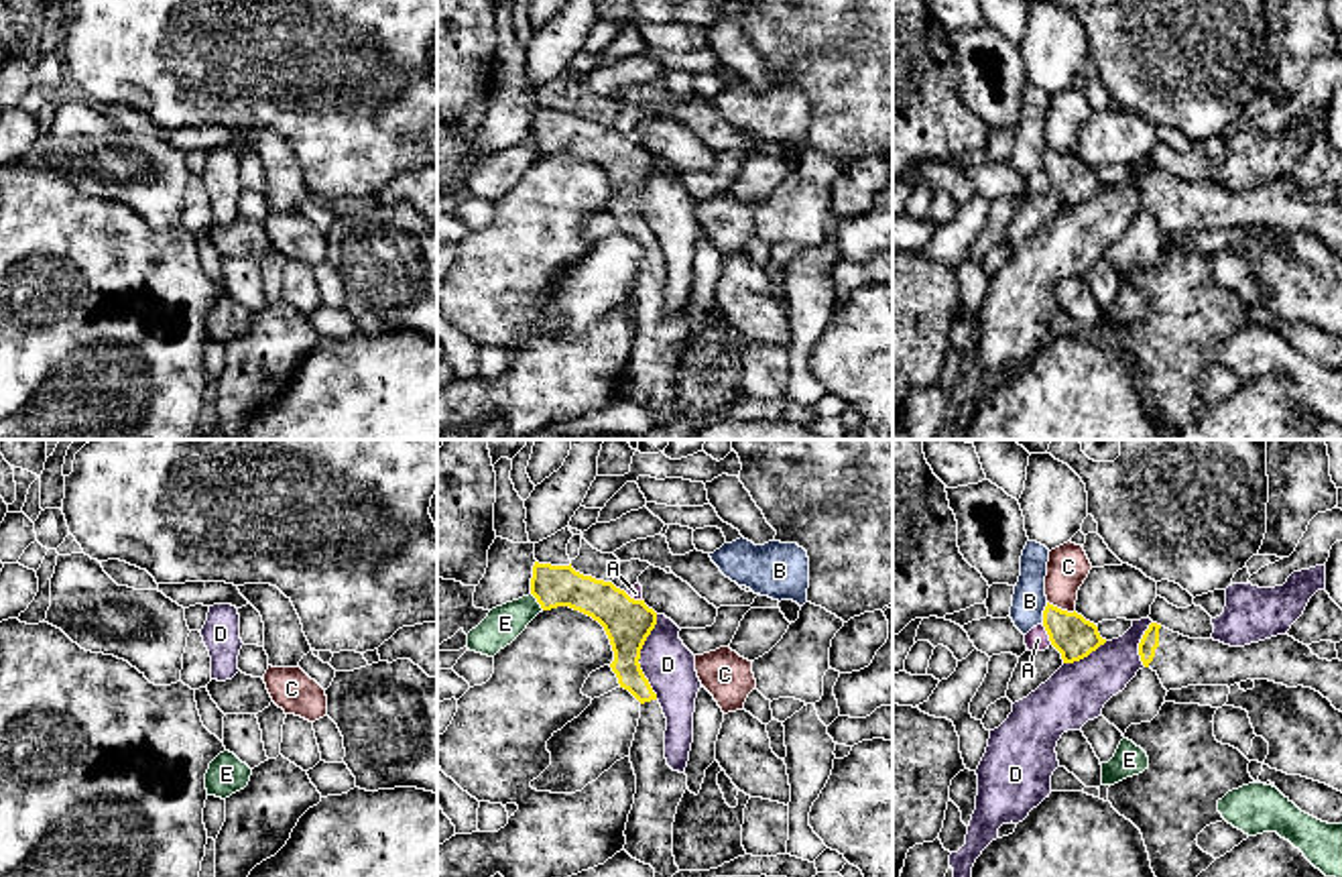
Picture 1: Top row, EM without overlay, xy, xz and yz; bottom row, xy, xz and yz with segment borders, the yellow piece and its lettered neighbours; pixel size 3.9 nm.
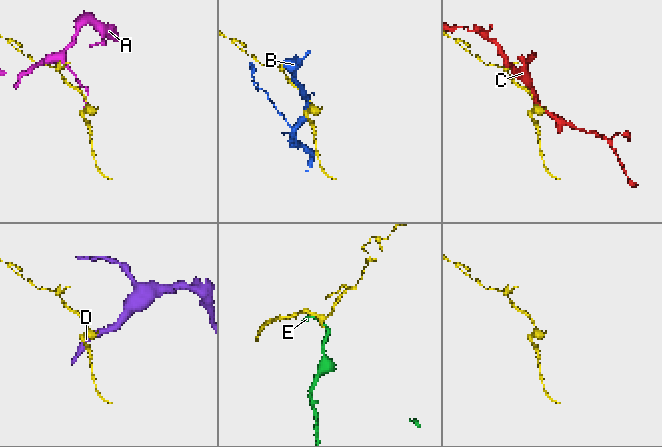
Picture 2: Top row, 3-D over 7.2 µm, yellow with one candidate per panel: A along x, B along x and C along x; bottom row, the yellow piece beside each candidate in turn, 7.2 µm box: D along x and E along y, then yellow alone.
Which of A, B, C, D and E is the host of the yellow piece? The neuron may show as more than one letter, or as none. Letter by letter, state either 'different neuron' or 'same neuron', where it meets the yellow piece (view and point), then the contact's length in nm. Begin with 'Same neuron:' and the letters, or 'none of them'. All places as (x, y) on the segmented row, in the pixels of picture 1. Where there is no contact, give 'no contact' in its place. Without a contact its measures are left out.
Same neuron: none of them
A: different neuron; contact yz (1048, 633); length 100 nm
B: different neuron; contact yz (1044, 613); length 80 nm
C: different neuron; contact yz (1060, 609); length 120 nm
D: different neuron; contact xz (639, 658); length 340 nm
E: different neuron; contact xz (537, 601); length 90 nm

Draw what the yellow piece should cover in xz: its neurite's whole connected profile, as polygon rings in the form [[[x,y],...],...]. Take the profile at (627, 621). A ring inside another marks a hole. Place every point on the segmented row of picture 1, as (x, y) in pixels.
[[[535,562],[531,594],[543,610],[569,606],[604,627],[614,651],[610,667],[620,688],[640,702],[640,718],[630,747],[636,794],[624,830],[624,851],[651,865],[655,877],[673,877],[679,873],[673,857],[673,822],[687,790],[687,775],[667,765],[667,718],[638,663],[640,649],[657,625],[657,612],[612,582],[575,572],[571,564]]]

